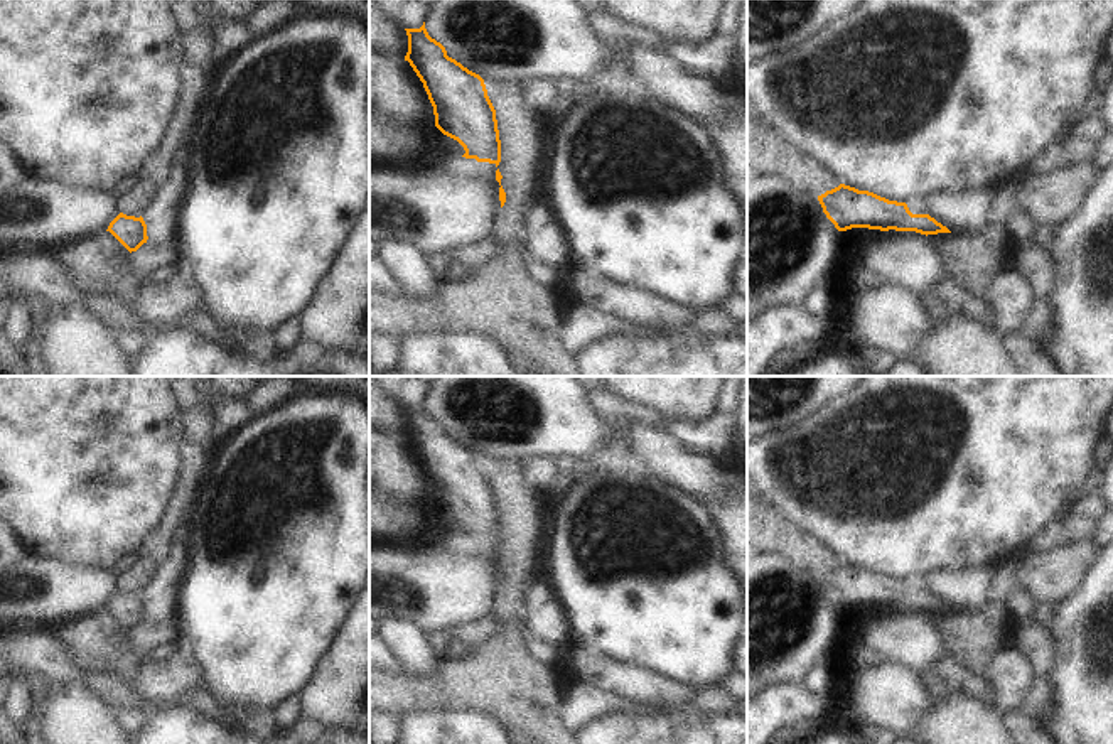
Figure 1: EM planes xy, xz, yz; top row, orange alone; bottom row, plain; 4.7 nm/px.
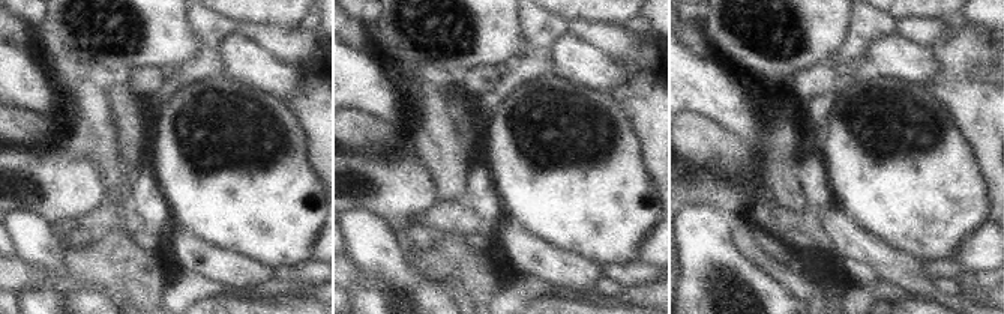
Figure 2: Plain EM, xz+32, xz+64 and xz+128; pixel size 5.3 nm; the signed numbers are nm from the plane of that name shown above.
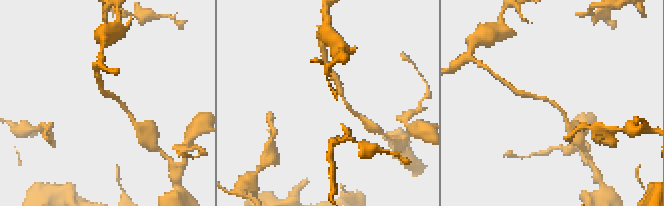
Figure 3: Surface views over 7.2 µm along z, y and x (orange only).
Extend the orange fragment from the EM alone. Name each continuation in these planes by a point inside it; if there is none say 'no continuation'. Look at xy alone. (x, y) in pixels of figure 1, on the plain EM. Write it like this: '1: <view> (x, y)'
1: xy (34, 591)

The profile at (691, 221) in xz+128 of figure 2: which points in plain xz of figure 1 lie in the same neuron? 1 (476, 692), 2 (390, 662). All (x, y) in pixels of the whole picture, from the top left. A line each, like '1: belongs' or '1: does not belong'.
1: does not belong
2: does not belong

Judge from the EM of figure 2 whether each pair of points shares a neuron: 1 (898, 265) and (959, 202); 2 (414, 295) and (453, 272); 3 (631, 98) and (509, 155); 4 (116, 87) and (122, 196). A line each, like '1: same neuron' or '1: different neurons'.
1: different neurons
2: different neurons
3: different neurons
4: same neuron

